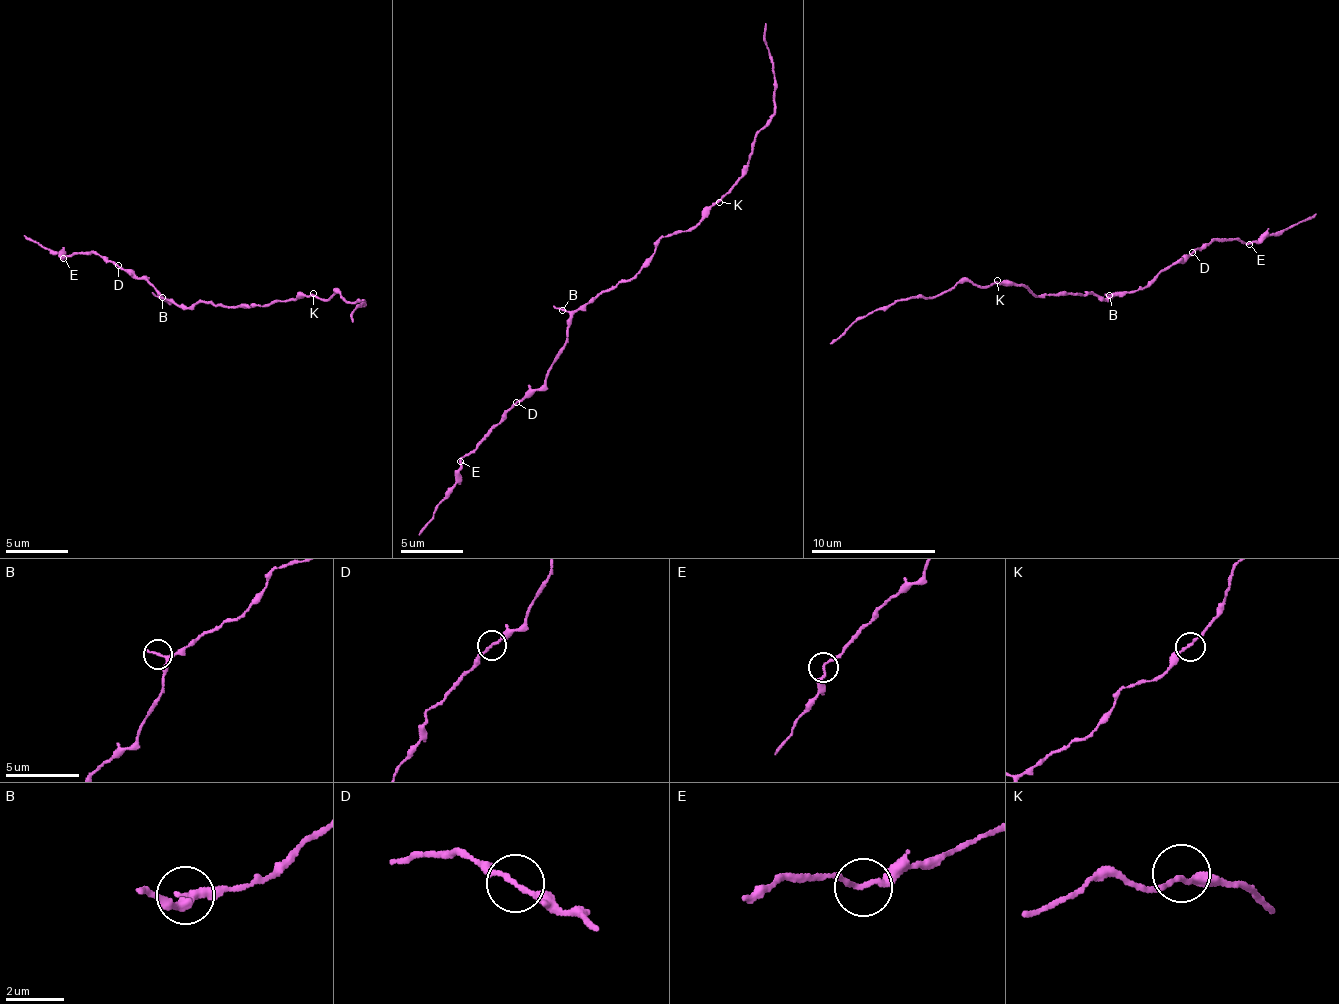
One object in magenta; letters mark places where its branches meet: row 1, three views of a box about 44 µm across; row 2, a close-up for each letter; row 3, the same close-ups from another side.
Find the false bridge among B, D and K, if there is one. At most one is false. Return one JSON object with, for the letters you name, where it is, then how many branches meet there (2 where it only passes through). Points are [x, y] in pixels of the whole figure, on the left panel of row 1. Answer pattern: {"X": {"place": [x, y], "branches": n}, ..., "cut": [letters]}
{"cut": []}

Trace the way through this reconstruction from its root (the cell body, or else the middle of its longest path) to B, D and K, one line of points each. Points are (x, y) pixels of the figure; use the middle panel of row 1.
B: (617, 286), (596, 294), (574, 311), (562, 310)
D: (617, 286), (583, 303), (572, 318), (569, 337), (552, 369), (538, 388), (528, 389), (517, 401)
K: (617, 286), (627, 283), (645, 264), (663, 236), (691, 230), (719, 202)

